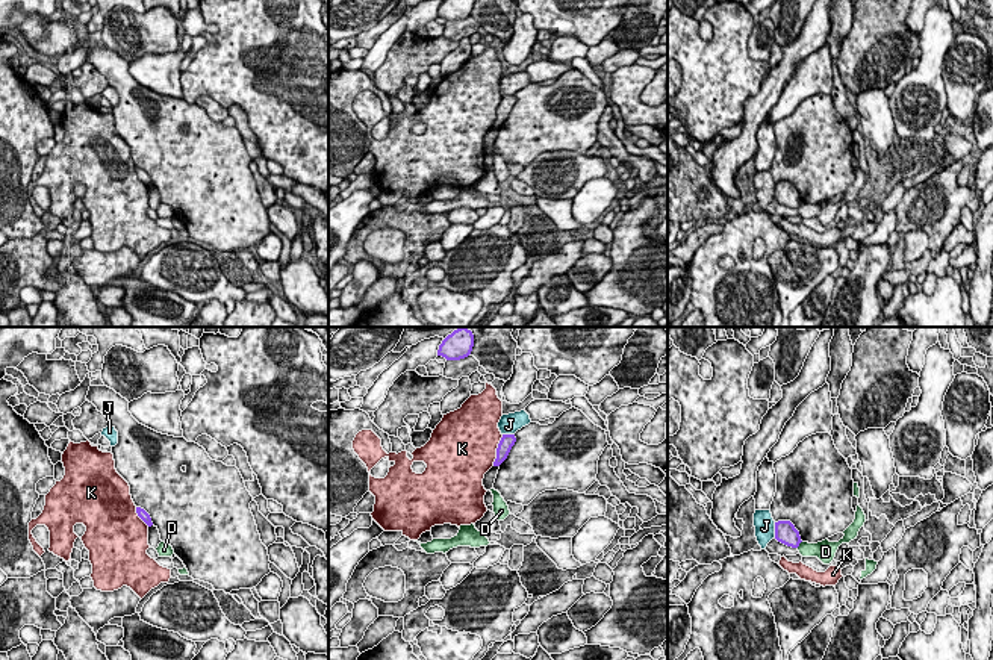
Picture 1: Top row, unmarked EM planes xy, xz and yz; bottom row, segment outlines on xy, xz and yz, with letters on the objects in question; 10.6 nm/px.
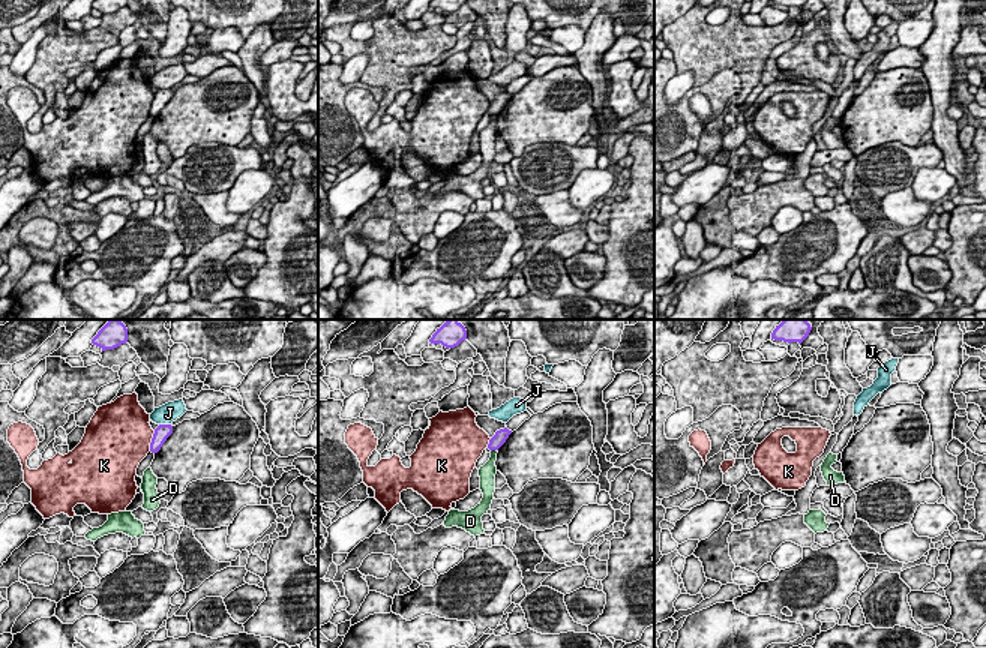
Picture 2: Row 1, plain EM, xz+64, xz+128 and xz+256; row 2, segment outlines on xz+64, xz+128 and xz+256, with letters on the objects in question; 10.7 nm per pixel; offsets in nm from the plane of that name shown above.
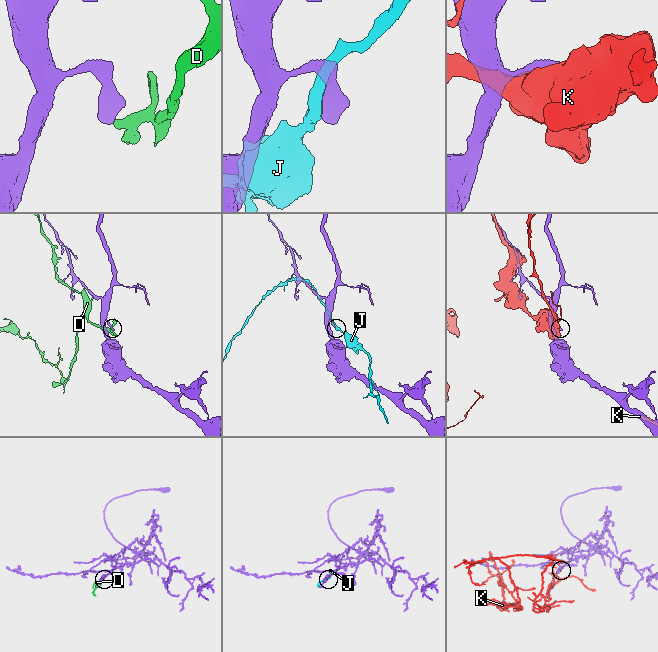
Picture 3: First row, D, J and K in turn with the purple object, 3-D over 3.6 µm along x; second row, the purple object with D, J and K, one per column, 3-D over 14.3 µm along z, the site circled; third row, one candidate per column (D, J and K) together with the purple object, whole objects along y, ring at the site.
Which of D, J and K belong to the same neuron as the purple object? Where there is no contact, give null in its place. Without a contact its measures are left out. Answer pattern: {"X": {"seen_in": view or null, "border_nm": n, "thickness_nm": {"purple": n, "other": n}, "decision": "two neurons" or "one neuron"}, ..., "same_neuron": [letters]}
{"D": {"seen_in": "yz", "border_nm": 100, "thickness_nm": {"purple": 240, "other": 190}, "decision": "two neurons"}, "J": {"seen_in": "yz", "border_nm": 160, "thickness_nm": {"purple": 240, "other": 220}, "decision": "two neurons"}, "K": {"seen_in": "xz", "border_nm": 360, "thickness_nm": {"purple": 160, "other": 480}, "decision": "two neurons"}, "same_neuron": []}

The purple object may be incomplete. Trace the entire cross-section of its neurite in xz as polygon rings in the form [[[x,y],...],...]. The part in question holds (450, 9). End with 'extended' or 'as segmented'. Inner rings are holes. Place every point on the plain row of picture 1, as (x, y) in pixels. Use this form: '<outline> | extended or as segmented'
[[[444,0],[439,6],[437,17],[447,21],[460,21],[471,15],[474,0]]] | as segmented

